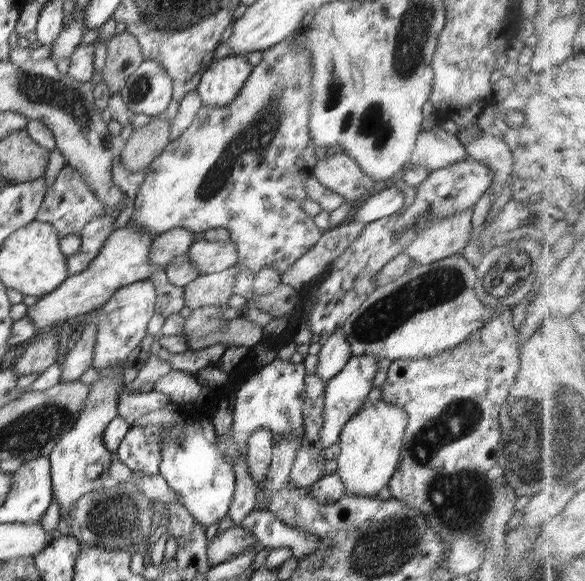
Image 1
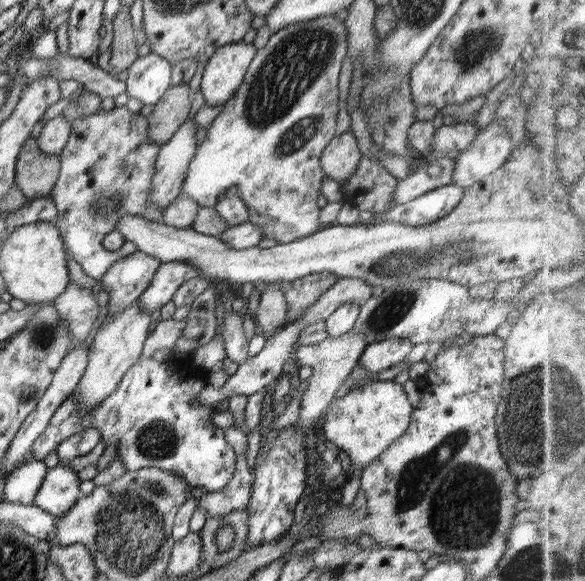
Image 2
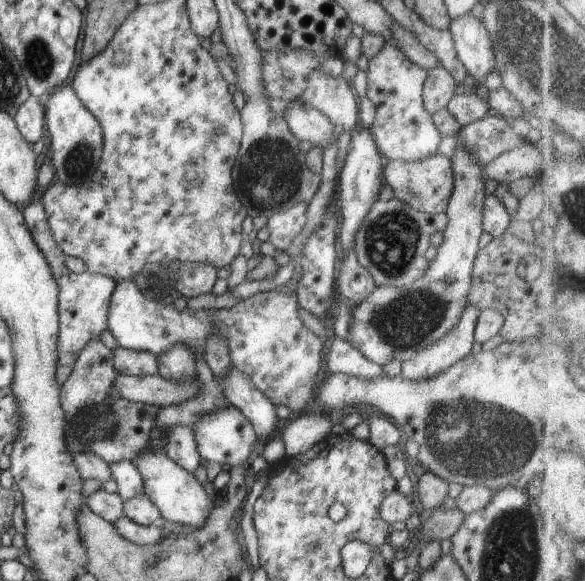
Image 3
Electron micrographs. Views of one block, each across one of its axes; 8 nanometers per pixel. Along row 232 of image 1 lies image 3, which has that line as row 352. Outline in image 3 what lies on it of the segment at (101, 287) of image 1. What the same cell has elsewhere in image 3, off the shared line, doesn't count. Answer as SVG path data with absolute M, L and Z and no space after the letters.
M115 347L110 361L111 370L120 375L146 376L158 373L157 356L148 351Z

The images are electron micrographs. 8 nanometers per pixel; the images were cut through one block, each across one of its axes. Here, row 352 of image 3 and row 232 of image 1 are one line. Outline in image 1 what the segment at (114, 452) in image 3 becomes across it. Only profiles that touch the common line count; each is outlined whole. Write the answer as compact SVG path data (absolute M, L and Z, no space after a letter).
M100 215L90 220L79 232L82 240L80 250L72 256L66 257L69 275L80 274L89 267L90 262L100 253L102 246L115 230L114 220Z

